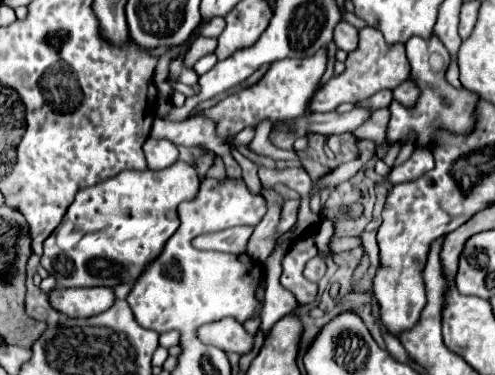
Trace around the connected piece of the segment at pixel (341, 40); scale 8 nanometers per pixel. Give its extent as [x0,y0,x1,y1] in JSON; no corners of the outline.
[334,20,358,52]

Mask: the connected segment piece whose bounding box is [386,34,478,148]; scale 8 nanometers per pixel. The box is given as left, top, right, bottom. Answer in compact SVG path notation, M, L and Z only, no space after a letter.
M432 34L428 40L420 38L420 36L412 36L406 42L406 56L410 60L412 66L412 78L416 80L416 84L420 86L422 94L416 102L416 106L412 110L406 110L402 104L398 104L396 100L390 104L390 124L386 130L386 138L388 142L398 142L398 140L406 140L408 132L414 130L418 136L418 144L420 146L428 146L430 148L430 140L436 128L444 126L448 130L454 132L468 132L474 126L474 118L472 118L472 110L478 102L478 96L474 92L468 90L454 90L446 80L444 80L444 72L446 66L450 62L450 54L446 50L446 46L440 42L440 38L436 34Z

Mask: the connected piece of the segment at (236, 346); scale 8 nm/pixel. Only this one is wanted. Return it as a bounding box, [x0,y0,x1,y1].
[198,318,252,354]

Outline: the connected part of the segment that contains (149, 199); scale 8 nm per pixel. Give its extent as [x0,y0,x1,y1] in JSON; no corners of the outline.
[42,162,200,288]

